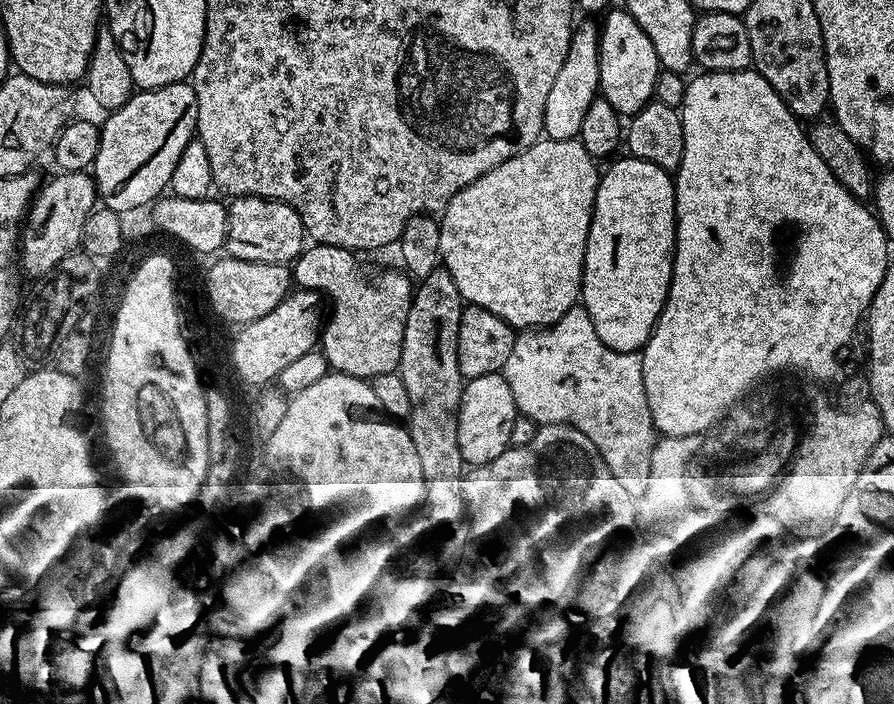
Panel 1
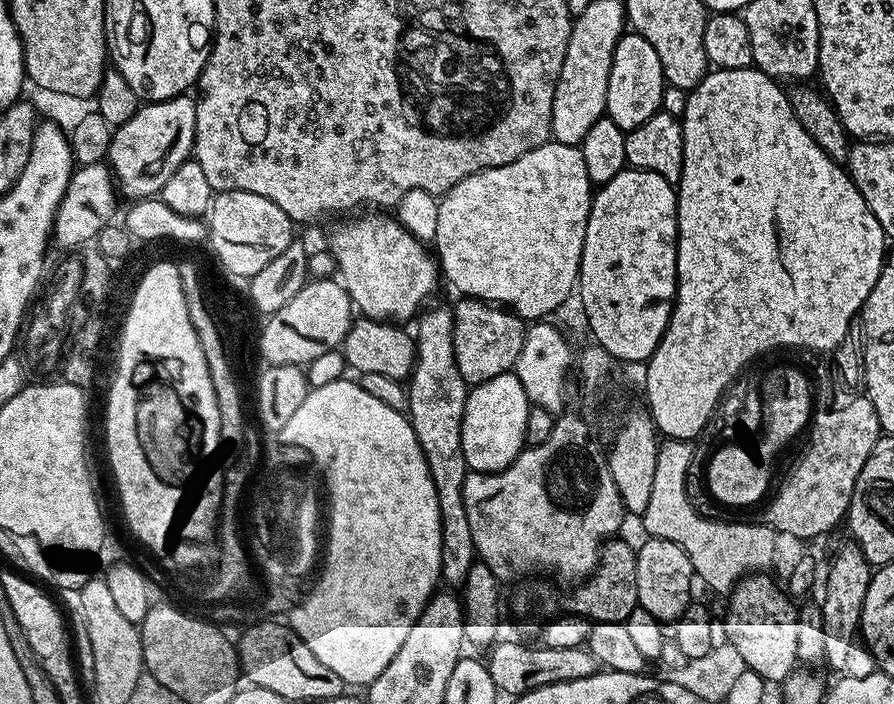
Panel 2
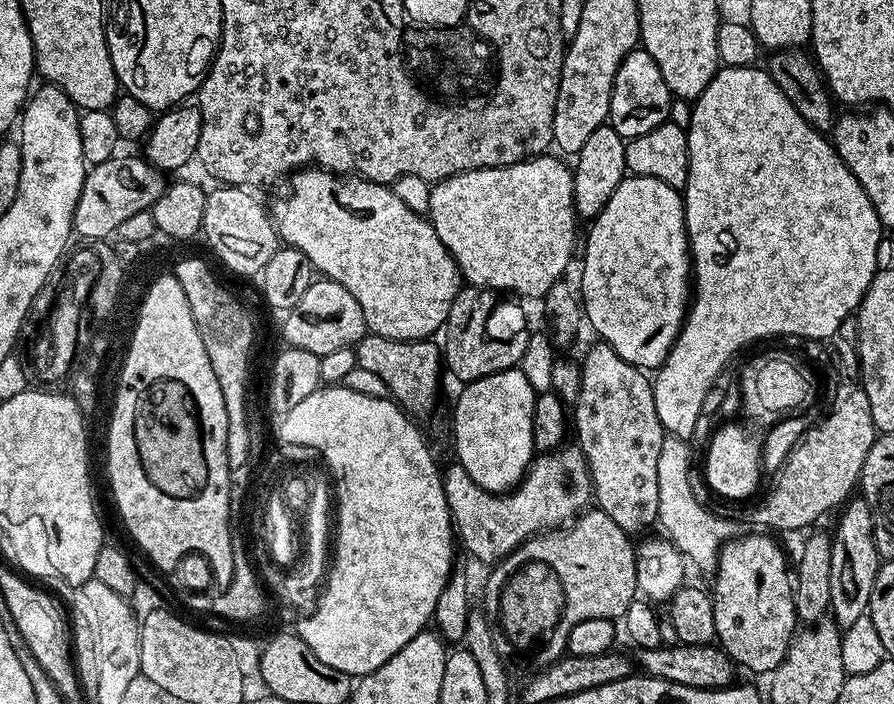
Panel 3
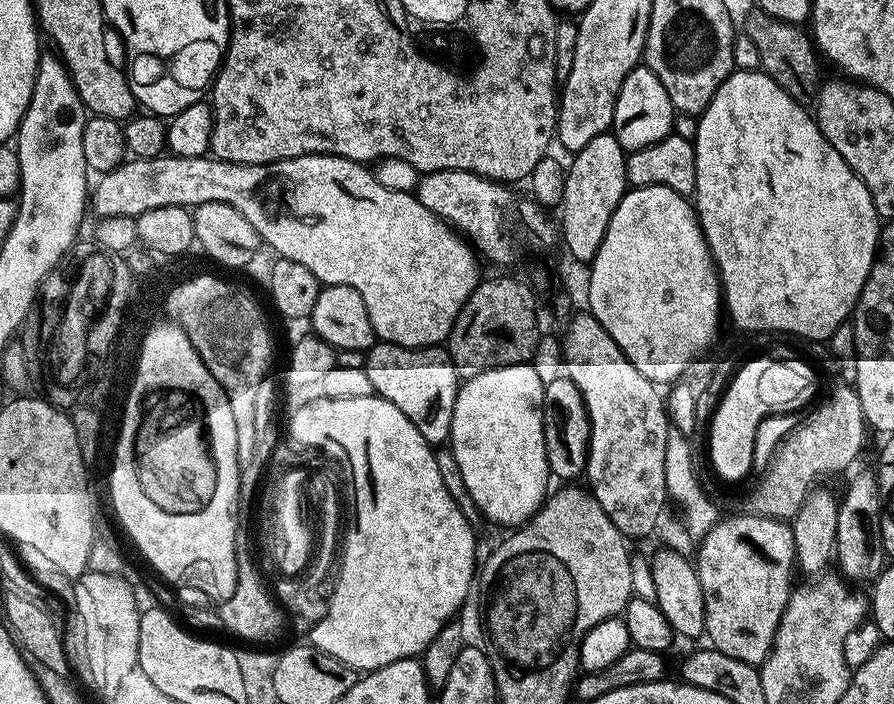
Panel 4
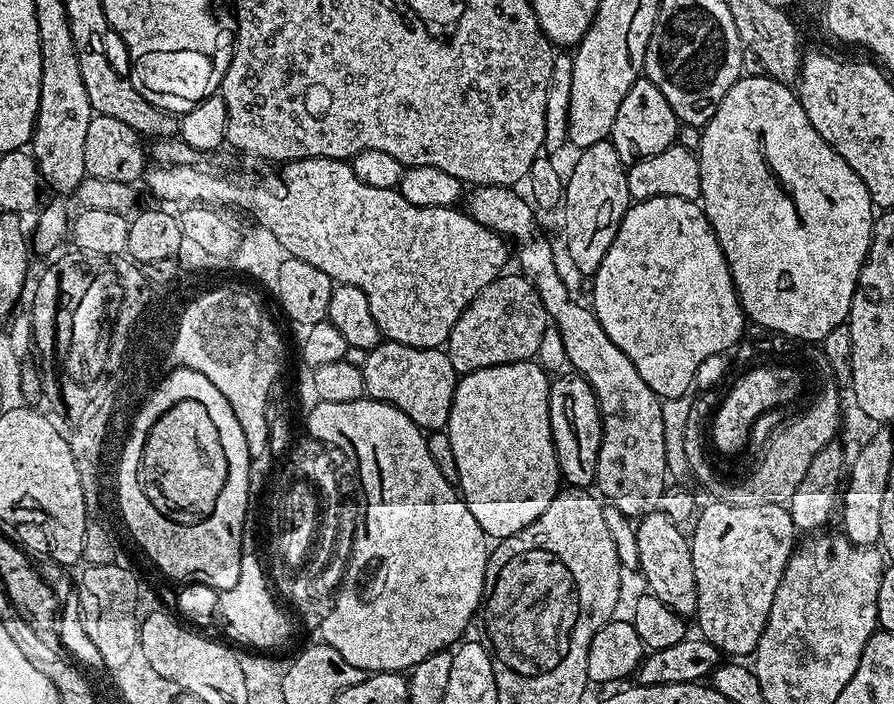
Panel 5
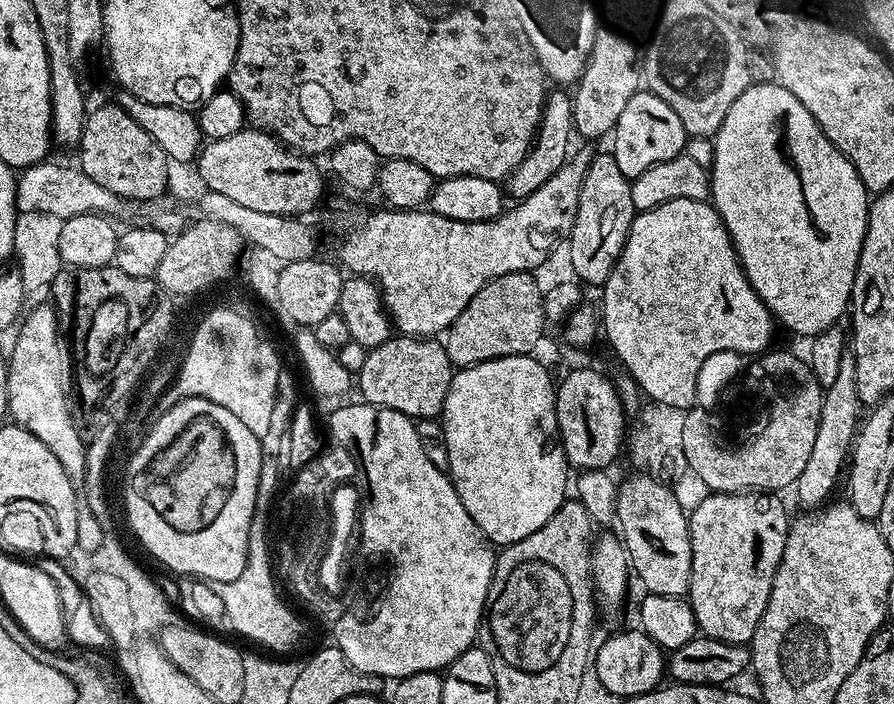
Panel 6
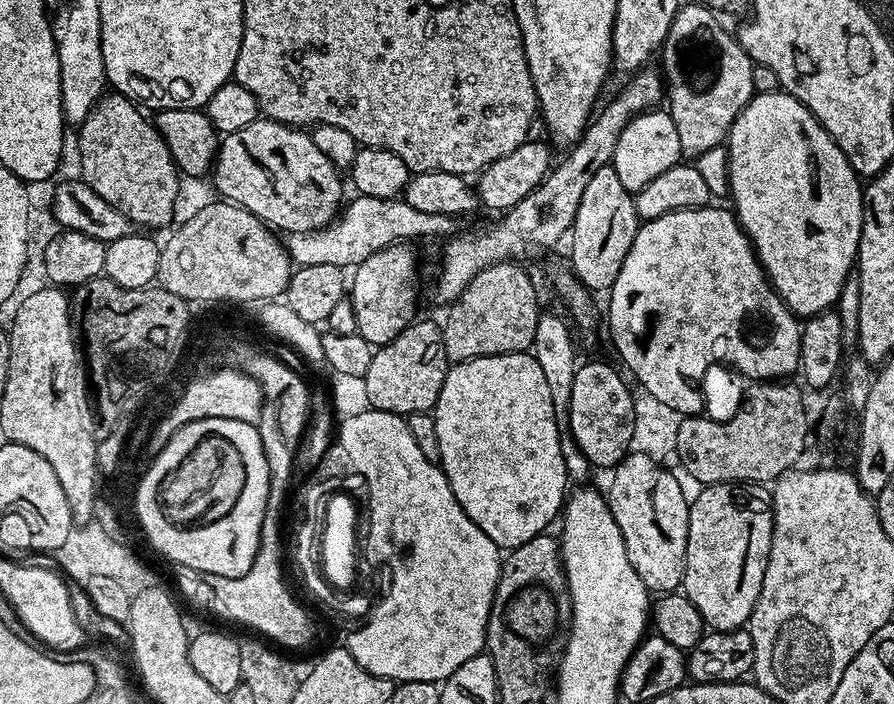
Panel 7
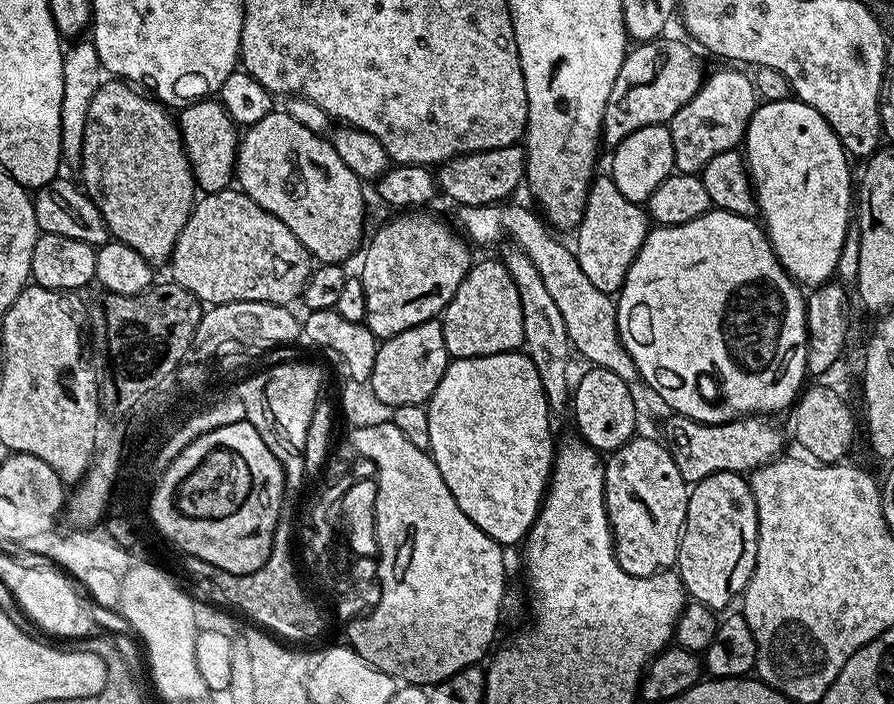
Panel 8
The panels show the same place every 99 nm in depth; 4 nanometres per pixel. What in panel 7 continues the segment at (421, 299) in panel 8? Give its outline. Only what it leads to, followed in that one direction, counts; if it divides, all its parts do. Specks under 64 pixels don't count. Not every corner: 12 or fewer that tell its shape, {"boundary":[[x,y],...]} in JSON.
{"boundary":[[391,244],[355,265],[358,332],[388,344],[417,319],[416,252]]}

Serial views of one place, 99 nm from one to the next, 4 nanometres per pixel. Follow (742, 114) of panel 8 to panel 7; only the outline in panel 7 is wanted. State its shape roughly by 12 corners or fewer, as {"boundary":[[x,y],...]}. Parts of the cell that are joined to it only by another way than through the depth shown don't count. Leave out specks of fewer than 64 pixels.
{"boundary":[[700,4],[662,45],[666,110],[688,158],[721,147],[753,63]]}

